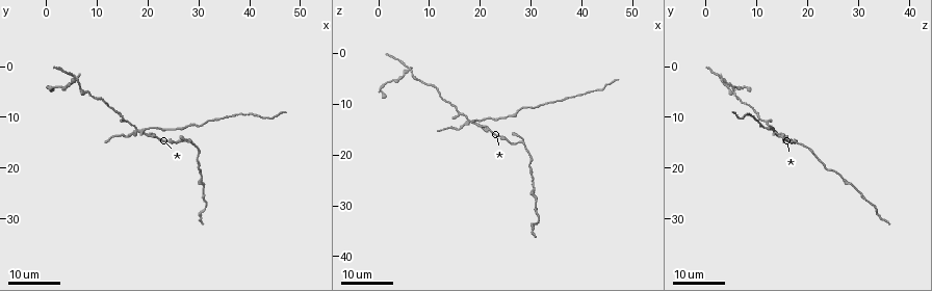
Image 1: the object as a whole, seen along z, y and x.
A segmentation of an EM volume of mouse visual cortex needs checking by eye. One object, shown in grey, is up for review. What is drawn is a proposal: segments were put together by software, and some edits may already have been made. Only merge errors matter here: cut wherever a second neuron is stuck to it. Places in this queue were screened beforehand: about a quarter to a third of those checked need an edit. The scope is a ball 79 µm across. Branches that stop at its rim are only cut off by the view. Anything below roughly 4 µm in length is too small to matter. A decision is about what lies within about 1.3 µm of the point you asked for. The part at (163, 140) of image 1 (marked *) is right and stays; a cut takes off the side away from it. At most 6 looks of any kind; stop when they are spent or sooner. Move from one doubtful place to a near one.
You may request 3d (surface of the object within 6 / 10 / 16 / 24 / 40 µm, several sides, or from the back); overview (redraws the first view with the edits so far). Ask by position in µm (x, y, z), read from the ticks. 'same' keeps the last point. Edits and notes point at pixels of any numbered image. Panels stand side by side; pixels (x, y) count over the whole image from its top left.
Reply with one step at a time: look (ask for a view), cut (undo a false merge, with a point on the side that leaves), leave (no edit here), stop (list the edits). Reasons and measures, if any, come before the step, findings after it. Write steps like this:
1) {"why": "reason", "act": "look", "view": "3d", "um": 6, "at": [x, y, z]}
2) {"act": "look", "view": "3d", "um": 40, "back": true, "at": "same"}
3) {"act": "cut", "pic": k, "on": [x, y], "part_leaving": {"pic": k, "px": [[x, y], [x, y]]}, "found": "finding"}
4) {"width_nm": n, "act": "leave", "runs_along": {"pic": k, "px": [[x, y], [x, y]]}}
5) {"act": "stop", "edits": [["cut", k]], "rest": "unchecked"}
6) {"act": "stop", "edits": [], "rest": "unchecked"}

{"why": "looks like a crossing", "act": "look", "view": "3d", "um": 16, "at": [19.0, 12.5, 13.5]}

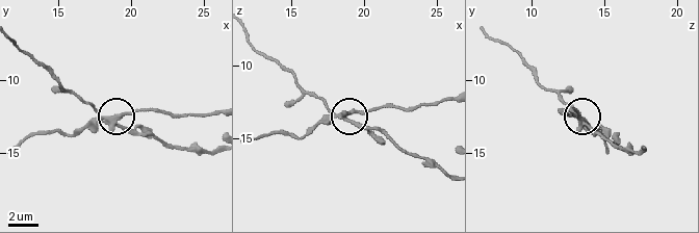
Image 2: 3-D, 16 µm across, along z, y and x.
{"act": "look", "view": "3d", "um": 10, "at": [18.8, 12.6, 13.2]}

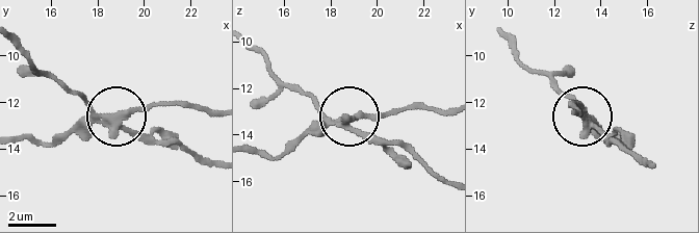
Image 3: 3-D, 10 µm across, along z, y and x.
{"side_arm_um": 31, "arms": 4, "act": "cut", "pic": 3, "on": [70, 128], "found": "a second neuron is stuck on"}

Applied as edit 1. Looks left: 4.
{"why": "branch point", "act": "look", "view": "3d", "um": 16, "at": [6.0, 3.0, 3.5]}

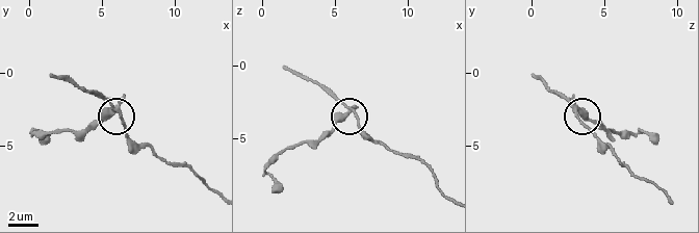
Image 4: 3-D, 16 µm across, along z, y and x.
{"act": "look", "view": "3d", "um": 6, "at": [6.0, 2.4, 3.4]}

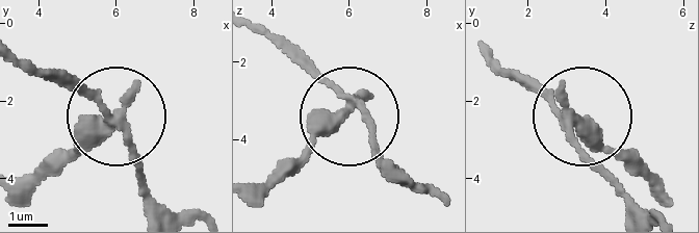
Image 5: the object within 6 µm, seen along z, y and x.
{"width_nm": 310, "act": "cut", "pic": 5, "on": [74, 150], "part_leaving": {"pic": 5, "px": [[119, 122], [22, 179]]}, "found": "a second neuron is stuck on"}

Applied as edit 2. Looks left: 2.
{"why": "thick turns thin", "act": "look", "view": "3d", "um": 16, "at": [31.0, 23.0, 28.5]}

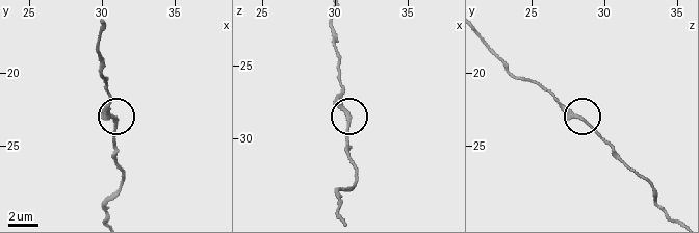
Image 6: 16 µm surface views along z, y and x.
{"why": "zoom in", "act": "look", "view": "3d", "um": 6, "at": [30.8, 23.0, 28.4]}

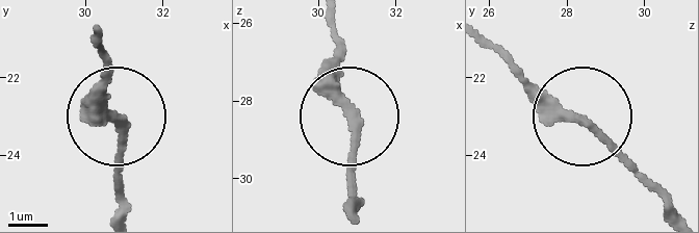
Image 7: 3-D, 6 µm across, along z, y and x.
{"act": "leave", "runs_along": {"pic": 7, "px": [[93, 39], [123, 148], [123, 213]]}, "found": "all the same neuron"}

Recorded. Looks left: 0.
{"act": "stop", "edits": [["cut", 3], ["cut", 5]], "rest": "unchecked"}

